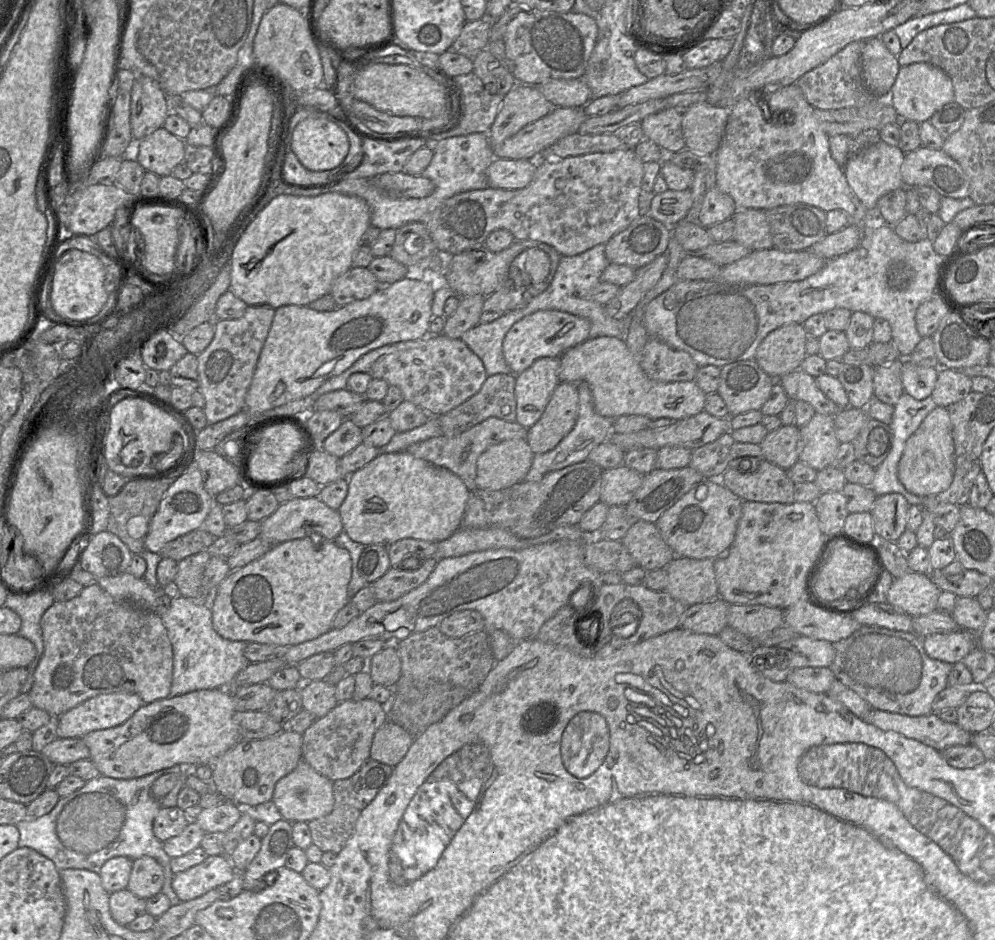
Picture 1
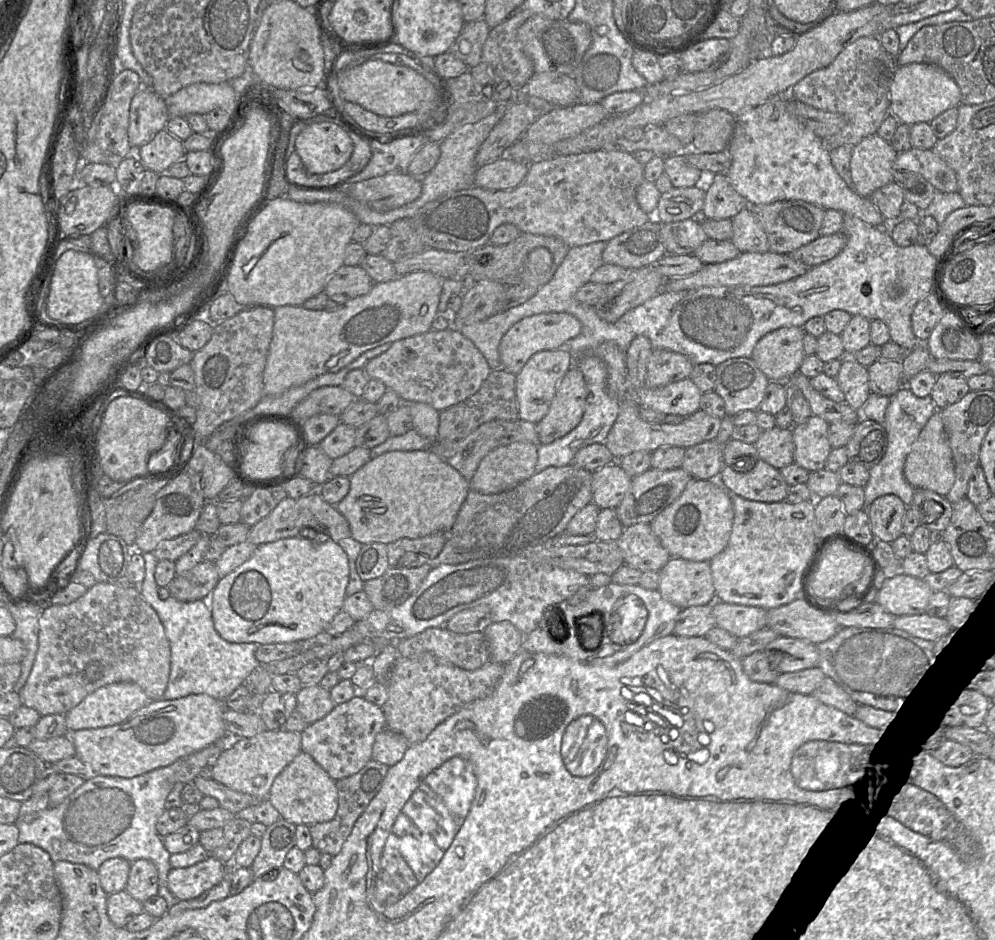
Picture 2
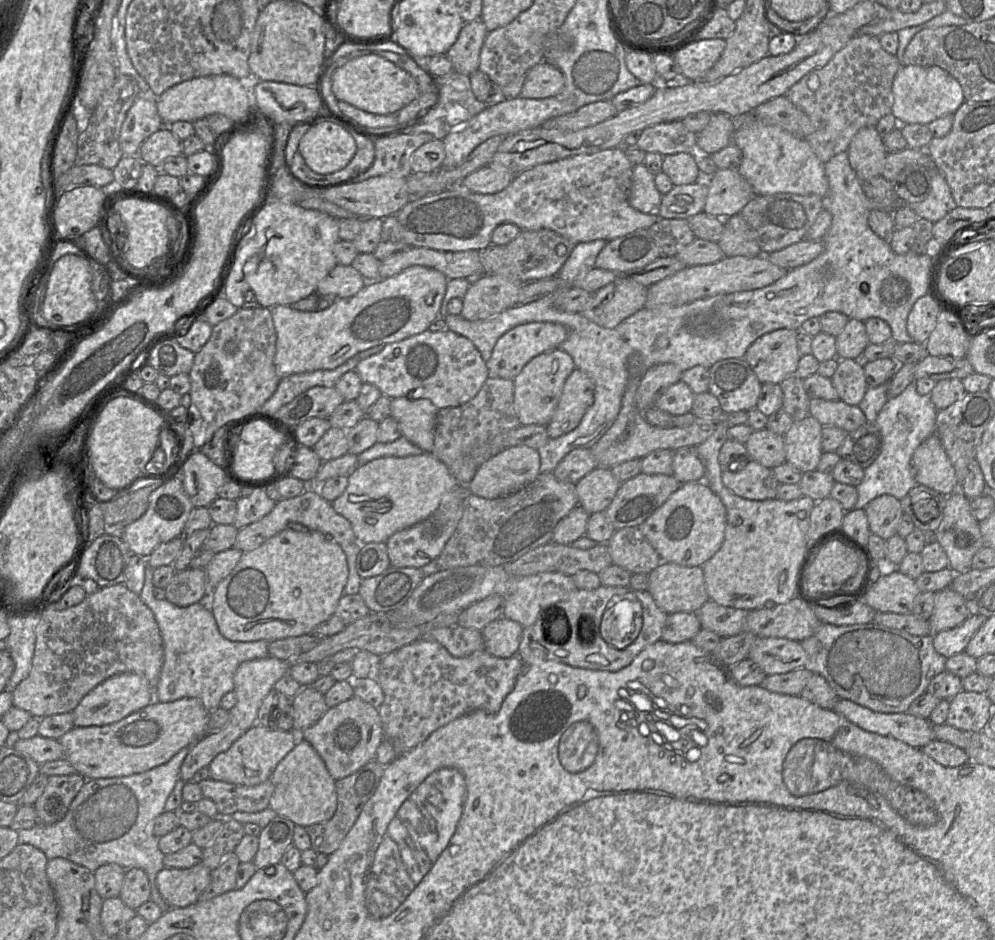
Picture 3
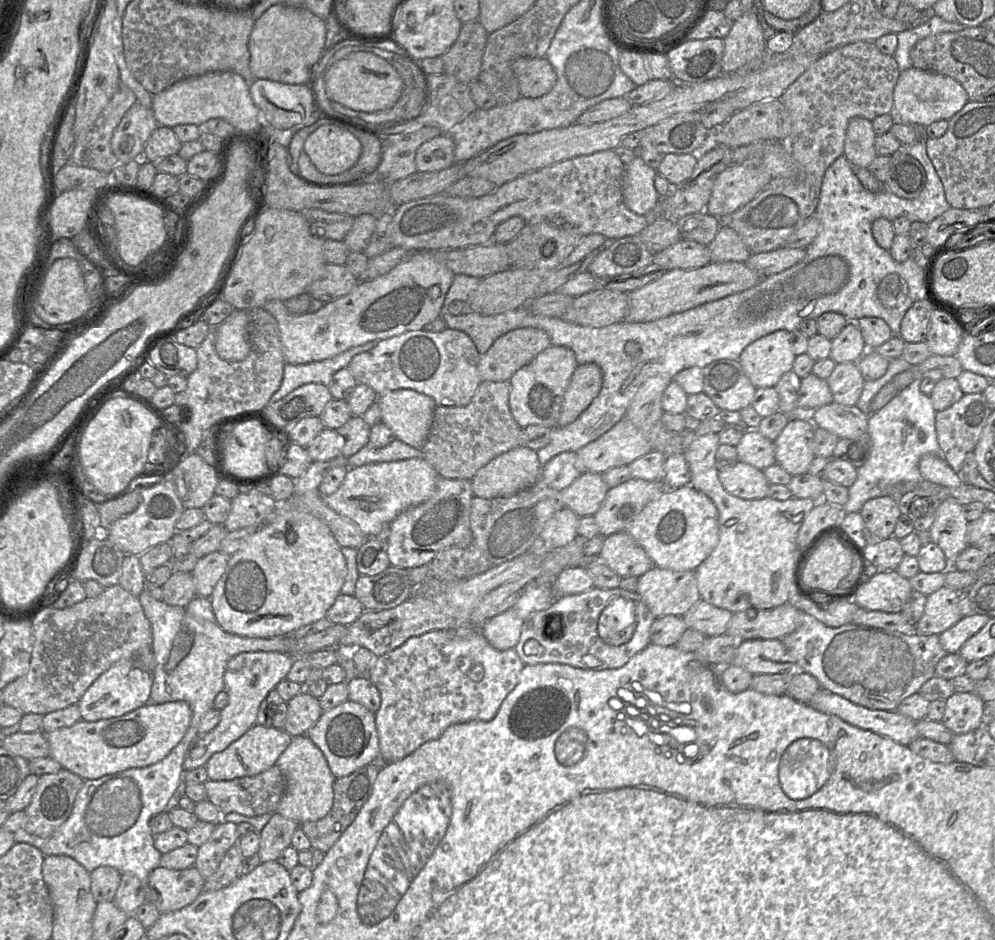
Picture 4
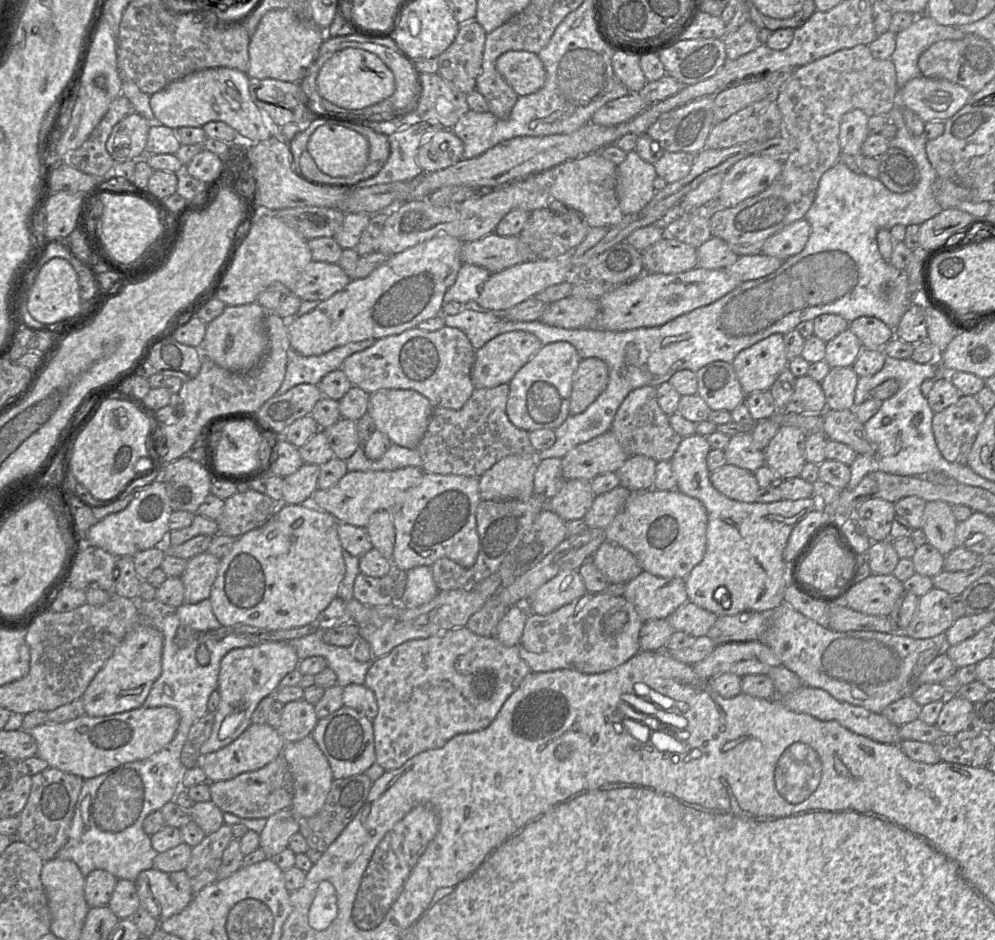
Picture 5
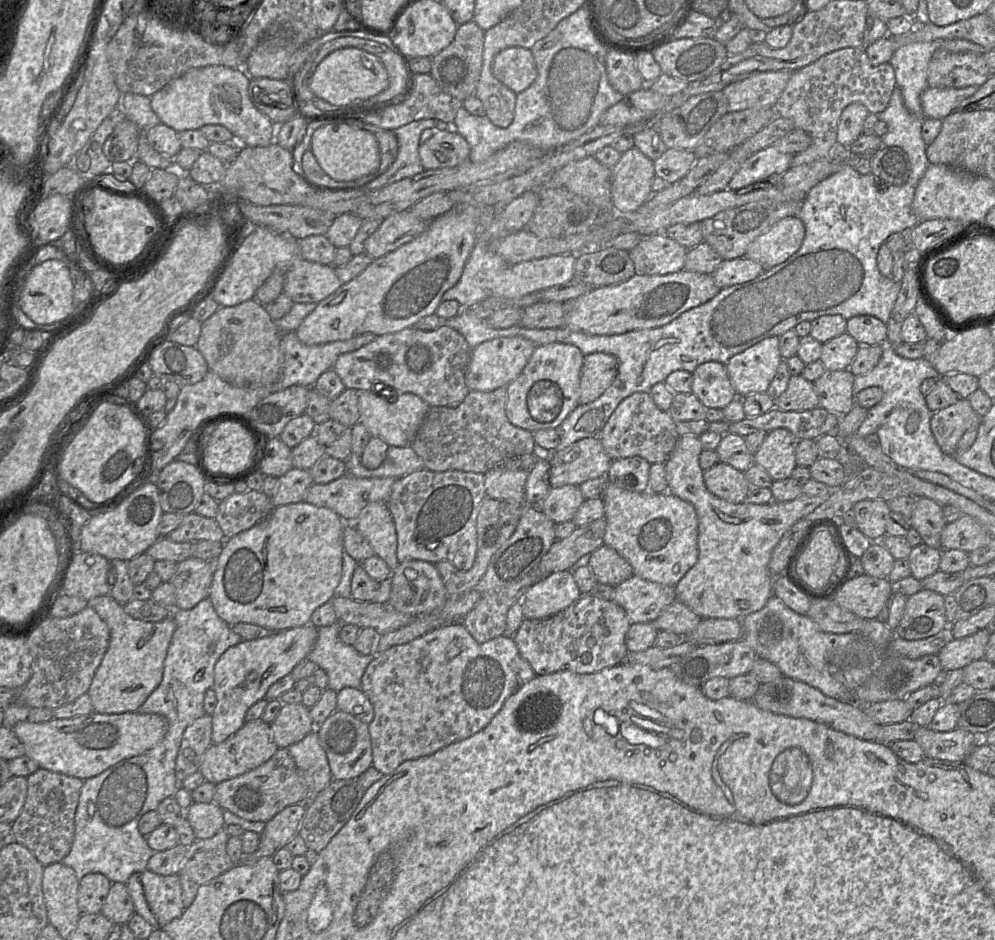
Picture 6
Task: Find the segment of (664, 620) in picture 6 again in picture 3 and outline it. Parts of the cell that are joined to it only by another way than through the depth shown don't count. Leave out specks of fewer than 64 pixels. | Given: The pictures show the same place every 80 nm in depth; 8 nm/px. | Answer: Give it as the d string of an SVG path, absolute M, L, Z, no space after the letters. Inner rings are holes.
M708 600L696 612L703 629L711 630L720 637L730 637L745 630L748 610L720 605Z

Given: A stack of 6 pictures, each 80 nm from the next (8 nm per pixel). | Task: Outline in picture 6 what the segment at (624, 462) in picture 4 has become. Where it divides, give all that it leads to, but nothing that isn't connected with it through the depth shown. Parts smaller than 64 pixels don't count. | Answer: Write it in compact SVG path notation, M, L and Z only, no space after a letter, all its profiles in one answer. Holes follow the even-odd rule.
M599 438L579 440L563 450L550 453L549 485L558 488L605 477L612 459Z

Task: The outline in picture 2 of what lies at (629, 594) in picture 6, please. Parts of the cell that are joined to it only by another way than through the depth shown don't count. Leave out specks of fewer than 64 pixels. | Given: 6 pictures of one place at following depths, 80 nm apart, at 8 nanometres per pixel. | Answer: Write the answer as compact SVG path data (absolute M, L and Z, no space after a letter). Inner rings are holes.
M671 557L659 574L658 591L681 609L709 605L716 600L710 561Z

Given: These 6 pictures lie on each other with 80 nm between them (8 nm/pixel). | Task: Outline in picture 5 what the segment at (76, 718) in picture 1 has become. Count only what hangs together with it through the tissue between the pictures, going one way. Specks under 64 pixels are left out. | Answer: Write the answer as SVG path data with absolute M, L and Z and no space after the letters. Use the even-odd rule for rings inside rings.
M143 622L136 625L115 649L82 695L85 715L110 716L141 708L162 672L162 633Z

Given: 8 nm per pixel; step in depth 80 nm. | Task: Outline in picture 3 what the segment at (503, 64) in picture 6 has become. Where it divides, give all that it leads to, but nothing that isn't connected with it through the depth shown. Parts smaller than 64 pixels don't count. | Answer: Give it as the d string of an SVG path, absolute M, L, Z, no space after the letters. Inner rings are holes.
M542 61L527 72L520 96L531 99L552 97L564 84L563 73L556 66Z

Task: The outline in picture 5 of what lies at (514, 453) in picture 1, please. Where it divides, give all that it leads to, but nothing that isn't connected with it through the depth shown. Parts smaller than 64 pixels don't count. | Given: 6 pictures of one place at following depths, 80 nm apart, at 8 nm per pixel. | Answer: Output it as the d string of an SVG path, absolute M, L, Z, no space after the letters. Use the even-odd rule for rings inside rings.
M511 455L479 477L481 500L527 500L533 496L536 456Z

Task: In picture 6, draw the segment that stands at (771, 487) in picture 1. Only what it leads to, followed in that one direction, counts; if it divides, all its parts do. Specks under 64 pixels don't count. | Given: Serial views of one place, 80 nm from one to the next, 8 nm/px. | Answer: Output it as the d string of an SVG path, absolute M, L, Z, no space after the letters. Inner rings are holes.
M719 462L704 471L707 489L715 496L730 503L746 501L751 484L745 474L729 464Z

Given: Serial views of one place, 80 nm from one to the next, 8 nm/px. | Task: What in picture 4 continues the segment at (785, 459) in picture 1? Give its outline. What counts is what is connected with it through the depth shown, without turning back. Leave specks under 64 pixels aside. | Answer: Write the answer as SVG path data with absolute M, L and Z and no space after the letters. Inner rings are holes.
M745 429L736 449L740 462L760 470L776 463L774 441L764 437L757 429Z

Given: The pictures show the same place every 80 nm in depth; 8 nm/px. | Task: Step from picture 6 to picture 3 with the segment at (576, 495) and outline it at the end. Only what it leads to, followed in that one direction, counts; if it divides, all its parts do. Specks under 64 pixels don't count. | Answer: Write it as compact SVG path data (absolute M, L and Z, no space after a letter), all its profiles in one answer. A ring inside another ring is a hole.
M597 467L575 484L578 506L589 514L605 511L620 484L610 468Z

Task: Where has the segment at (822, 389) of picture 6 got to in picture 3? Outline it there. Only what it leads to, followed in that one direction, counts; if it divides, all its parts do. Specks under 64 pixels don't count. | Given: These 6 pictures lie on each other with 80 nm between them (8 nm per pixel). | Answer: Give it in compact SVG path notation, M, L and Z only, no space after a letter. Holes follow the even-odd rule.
M839 360L838 368L830 379L841 401L855 406L860 404L868 388L861 360Z

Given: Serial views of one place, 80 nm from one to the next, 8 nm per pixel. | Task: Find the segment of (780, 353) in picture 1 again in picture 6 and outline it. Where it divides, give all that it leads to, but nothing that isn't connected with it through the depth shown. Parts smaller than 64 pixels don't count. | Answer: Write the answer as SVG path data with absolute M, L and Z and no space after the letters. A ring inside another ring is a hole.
M777 336L768 337L731 357L725 366L737 397L765 393L782 360Z

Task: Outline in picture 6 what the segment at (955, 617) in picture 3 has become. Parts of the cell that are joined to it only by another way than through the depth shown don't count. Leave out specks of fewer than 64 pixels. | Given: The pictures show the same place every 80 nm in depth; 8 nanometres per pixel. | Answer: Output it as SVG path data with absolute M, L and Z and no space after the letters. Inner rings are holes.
M928 589L907 597L895 636L906 640L925 639L948 626L944 596Z

